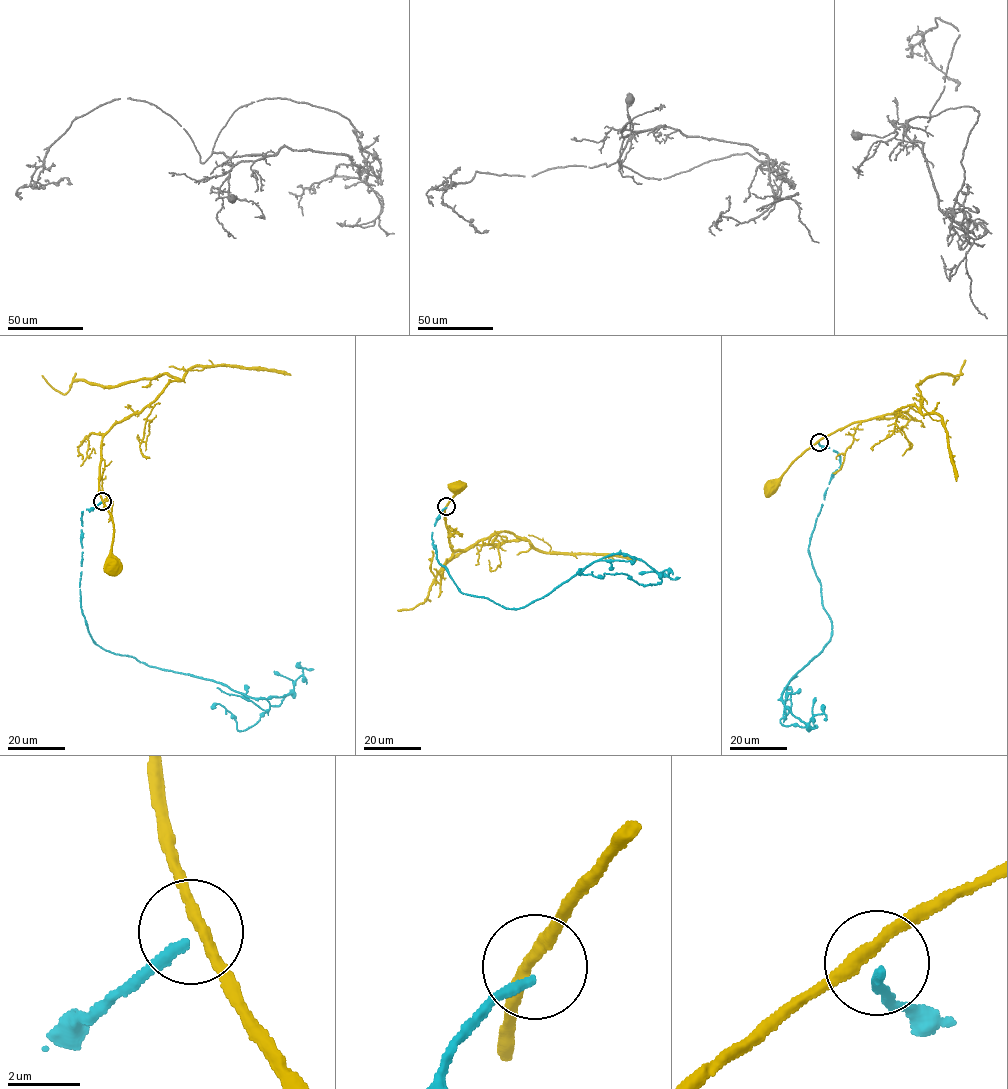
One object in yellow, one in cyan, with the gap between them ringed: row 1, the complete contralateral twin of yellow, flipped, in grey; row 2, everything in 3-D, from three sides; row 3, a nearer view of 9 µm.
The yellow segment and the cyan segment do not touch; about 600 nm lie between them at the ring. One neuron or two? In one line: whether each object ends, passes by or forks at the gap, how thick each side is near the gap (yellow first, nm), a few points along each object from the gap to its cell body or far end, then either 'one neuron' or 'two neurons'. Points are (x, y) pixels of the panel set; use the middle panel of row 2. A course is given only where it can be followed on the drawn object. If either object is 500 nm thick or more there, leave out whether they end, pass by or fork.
yellow passes by | cyan ends | 320/280 nm | yellow via (446, 506), (457, 490), (457, 493), (456, 489) | cyan via (446, 507), (433, 543), (462, 593), (524, 607), (615, 554), (645, 561), (661, 582), (581, 568) | two neurons

